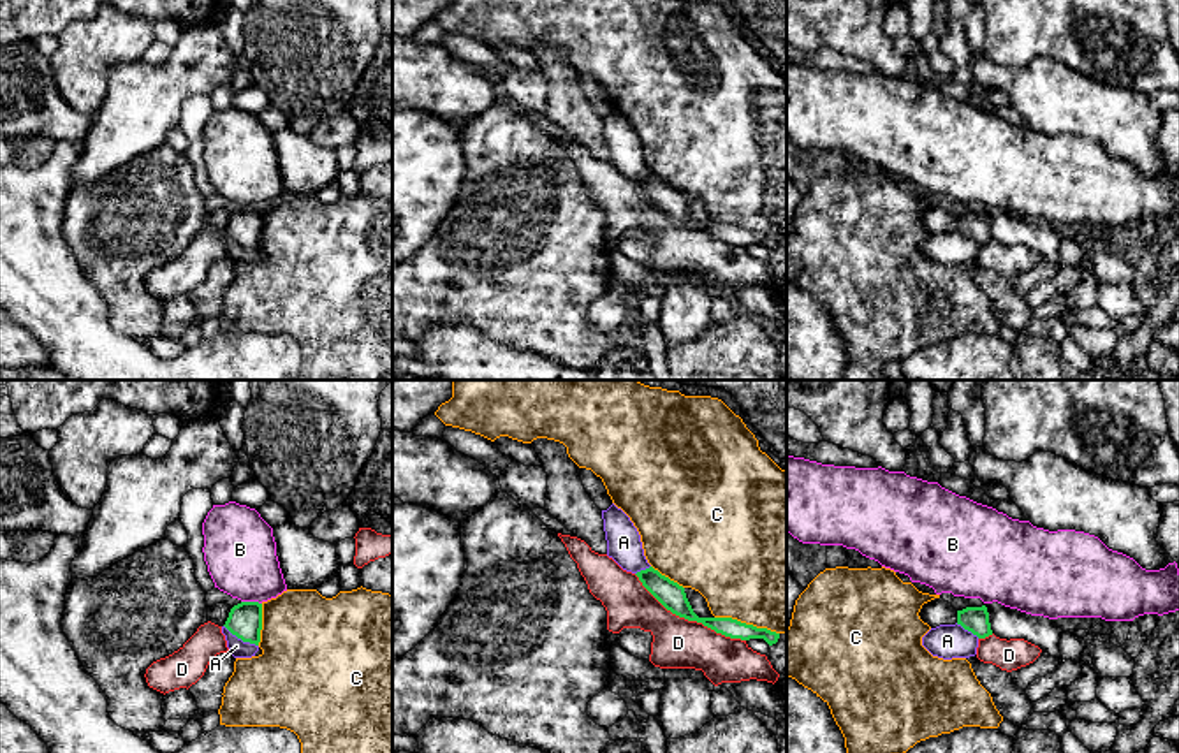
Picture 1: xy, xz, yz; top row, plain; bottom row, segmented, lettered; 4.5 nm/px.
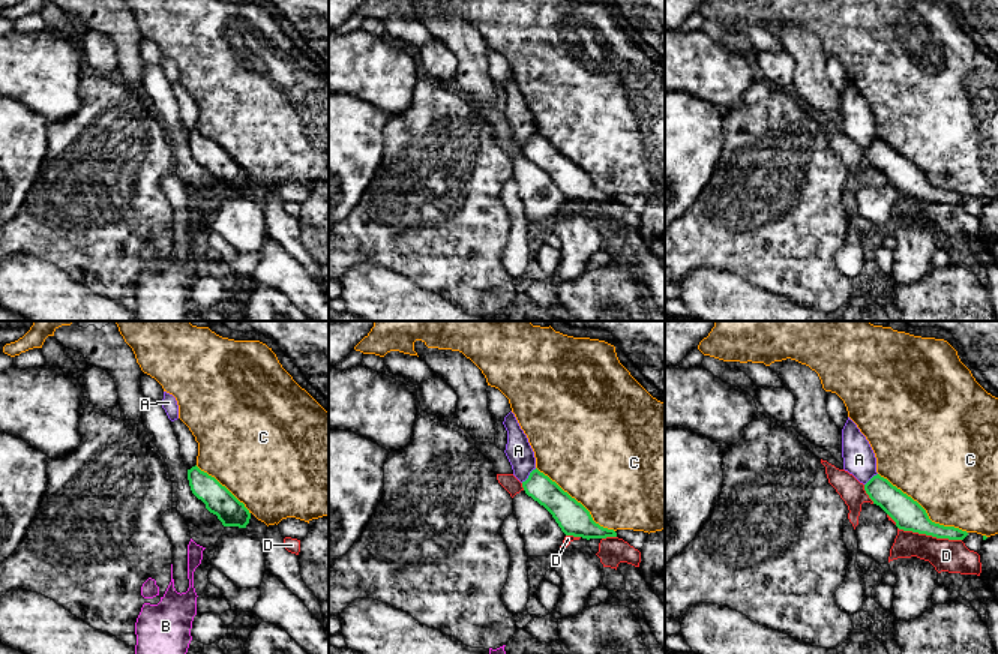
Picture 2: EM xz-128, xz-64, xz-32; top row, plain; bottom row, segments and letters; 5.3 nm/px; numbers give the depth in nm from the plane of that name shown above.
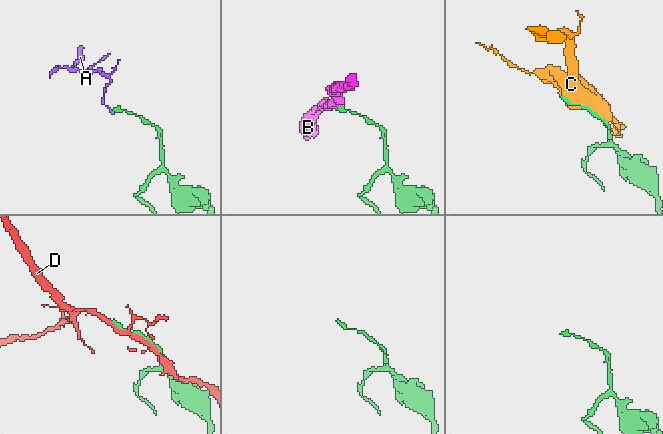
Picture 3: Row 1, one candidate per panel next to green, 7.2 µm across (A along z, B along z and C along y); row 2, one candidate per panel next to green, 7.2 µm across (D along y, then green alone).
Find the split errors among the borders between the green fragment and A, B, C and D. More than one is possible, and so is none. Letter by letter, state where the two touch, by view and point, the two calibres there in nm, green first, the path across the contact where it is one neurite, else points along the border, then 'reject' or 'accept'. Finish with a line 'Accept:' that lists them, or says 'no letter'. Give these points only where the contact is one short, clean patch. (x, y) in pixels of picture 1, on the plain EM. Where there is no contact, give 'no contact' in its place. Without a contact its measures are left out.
A: xy (241, 245) | 160/80 nm | along xy (224, 231), (243, 247), (257, 252) | reject
B: xy (252, 208) | 160/320 nm | along xy (241, 206), (257, 206), (261, 210) | reject
C: xz (745, 229) | 90/500 nm | reject
D: xz (688, 226) | 120/220 nm | reject
Accept: no letter

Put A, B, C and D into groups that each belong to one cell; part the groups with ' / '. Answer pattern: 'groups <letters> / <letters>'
groups A / B / C / D

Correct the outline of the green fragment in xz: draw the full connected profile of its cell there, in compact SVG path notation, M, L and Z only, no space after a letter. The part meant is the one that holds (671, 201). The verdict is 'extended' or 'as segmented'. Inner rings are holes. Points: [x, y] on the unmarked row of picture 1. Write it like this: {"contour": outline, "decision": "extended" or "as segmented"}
{"contour": "M653 172L635 179L642 192L672 220L685 223L688 227L702 229L704 232L714 236L730 245L764 245L769 252L776 250L780 239L767 234L757 234L753 230L741 229L732 223L699 223L685 199L685 194L669 183L662 181Z", "decision": "as segmented"}

